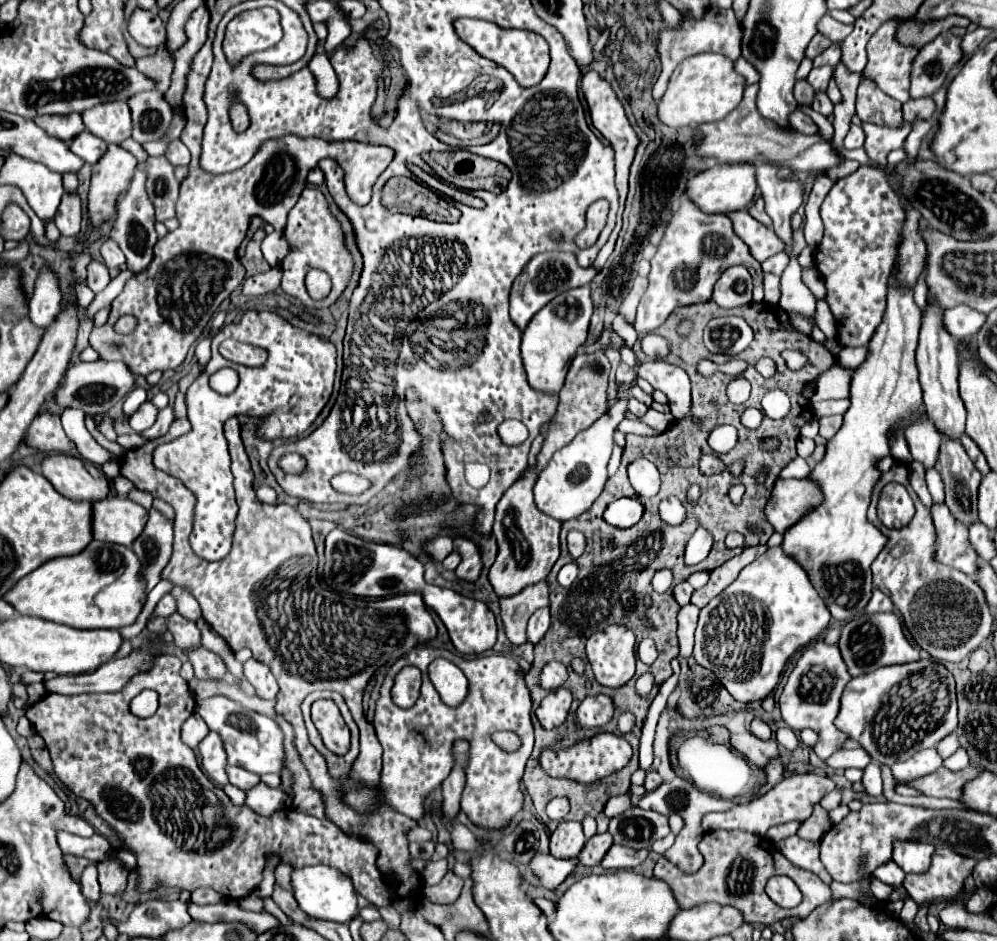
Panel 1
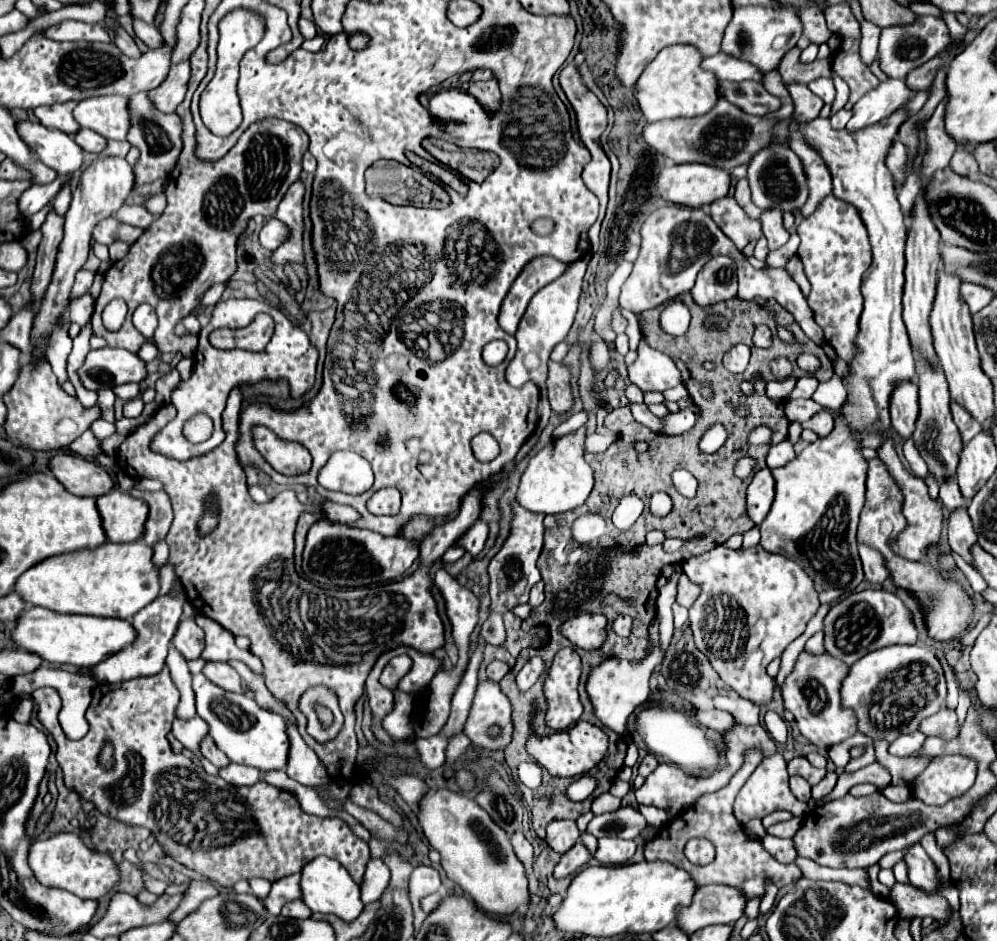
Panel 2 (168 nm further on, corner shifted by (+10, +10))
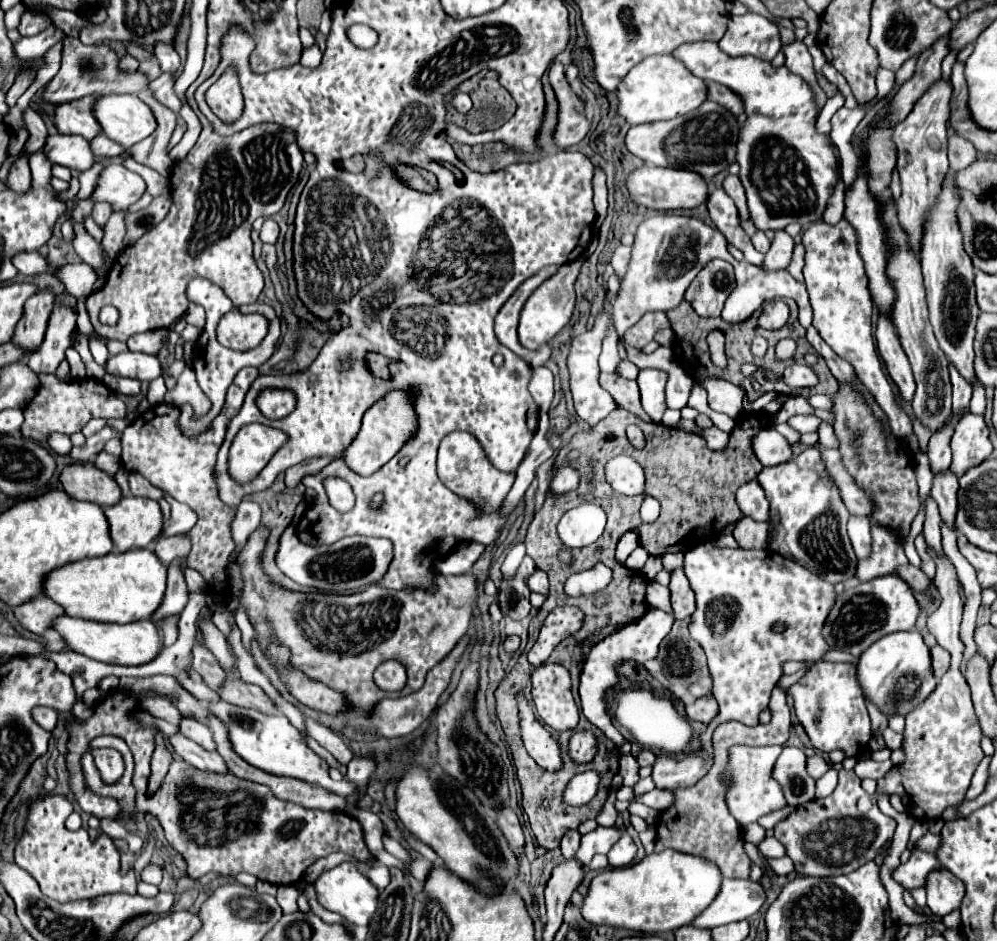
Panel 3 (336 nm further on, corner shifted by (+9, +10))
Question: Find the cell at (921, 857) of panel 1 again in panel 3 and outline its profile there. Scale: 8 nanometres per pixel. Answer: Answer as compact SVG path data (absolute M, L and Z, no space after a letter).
M933 869L927 875L925 891L927 907L937 917L943 917L957 909L963 899L963 883L953 873L947 873L947 869Z

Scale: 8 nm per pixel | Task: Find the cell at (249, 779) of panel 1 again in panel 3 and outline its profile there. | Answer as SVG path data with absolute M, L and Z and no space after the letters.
M187 717L187 721L183 721L183 725L181 725L181 733L183 733L187 739L199 743L199 745L201 745L203 749L207 749L207 751L215 751L215 749L217 749L217 747L215 747L215 741L213 741L213 735L211 735L211 729L209 729L207 725L195 721L195 719L189 719L189 717Z

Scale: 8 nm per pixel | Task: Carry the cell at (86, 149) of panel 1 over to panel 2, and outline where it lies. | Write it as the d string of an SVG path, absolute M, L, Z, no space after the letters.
M80 129L74 135L74 141L78 145L82 145L82 149L88 153L102 153L106 149L106 139L102 135L98 135L96 131L90 131L90 129Z

